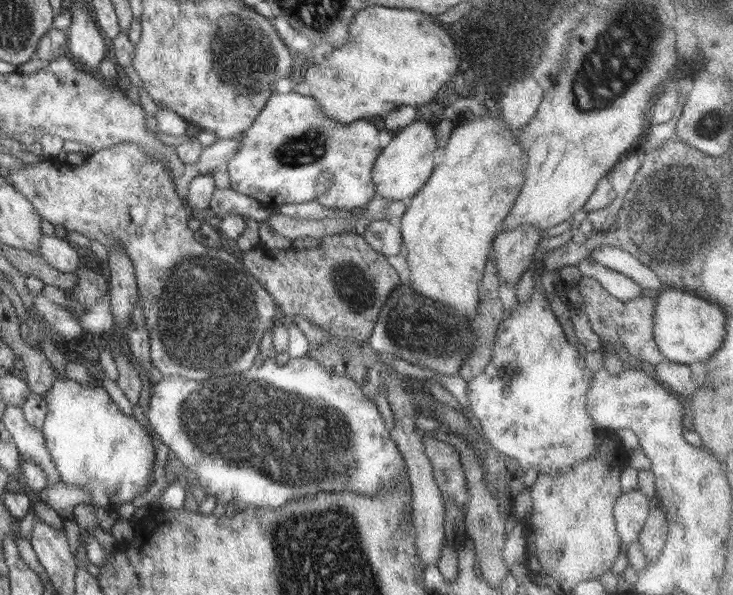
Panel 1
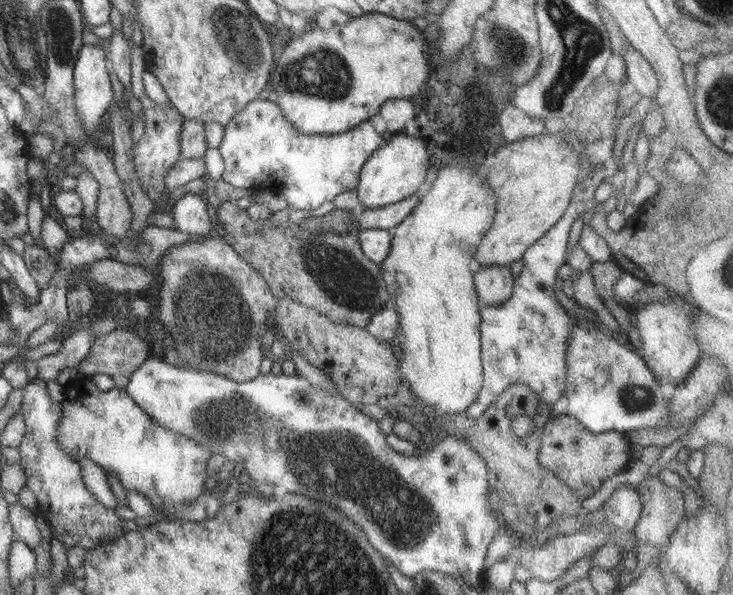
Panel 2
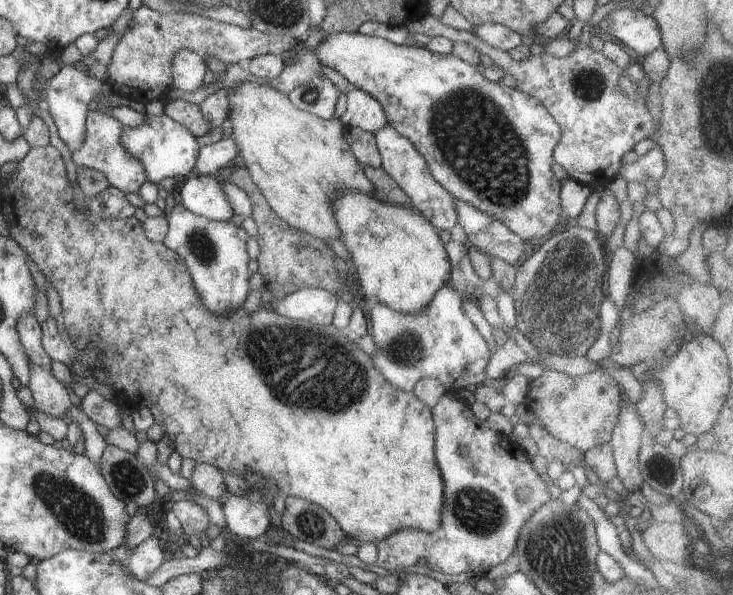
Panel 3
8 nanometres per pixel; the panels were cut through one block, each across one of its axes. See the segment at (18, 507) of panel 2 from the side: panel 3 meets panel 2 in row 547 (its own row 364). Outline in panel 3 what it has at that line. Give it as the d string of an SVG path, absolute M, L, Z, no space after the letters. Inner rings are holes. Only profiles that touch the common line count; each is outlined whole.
M30 363L31 379L28 384L34 398L34 408L50 417L63 419L72 408L66 386L58 382L49 368Z

